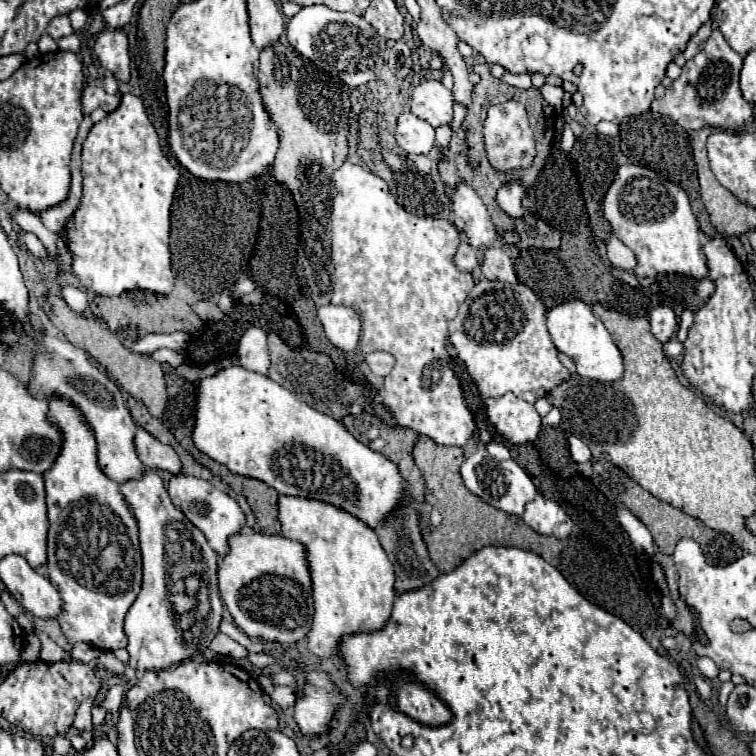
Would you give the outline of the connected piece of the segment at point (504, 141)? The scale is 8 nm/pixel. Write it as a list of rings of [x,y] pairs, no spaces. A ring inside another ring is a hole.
[[[509,100],[505,104],[497,104],[491,106],[487,112],[487,120],[485,120],[485,150],[487,150],[487,158],[491,162],[493,168],[505,172],[505,170],[519,170],[519,168],[527,168],[533,158],[535,158],[535,140],[533,140],[533,130],[529,126],[527,120],[527,112],[523,108],[523,104]]]

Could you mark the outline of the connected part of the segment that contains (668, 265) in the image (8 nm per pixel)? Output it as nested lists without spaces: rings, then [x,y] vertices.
[[[637,164],[619,166],[617,178],[605,192],[603,216],[609,220],[613,234],[637,254],[635,274],[639,278],[655,278],[655,274],[673,272],[693,278],[707,276],[709,268],[701,248],[699,222],[691,210],[689,196],[681,186]]]

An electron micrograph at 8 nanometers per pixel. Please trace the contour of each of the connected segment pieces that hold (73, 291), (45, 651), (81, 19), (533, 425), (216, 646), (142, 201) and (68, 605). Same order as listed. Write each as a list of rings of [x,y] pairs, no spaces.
[[[63,286],[61,288],[61,296],[63,300],[67,302],[67,306],[77,312],[77,314],[83,314],[85,308],[89,306],[89,300],[87,300],[87,294],[79,288],[71,288],[71,286]]]
[[[39,634],[39,638],[41,638],[41,652],[39,652],[39,658],[43,660],[43,662],[61,662],[61,660],[65,660],[65,650],[61,648],[61,646],[57,646],[49,636],[45,636],[45,634]]]
[[[73,10],[73,12],[69,12],[69,20],[71,20],[73,30],[79,32],[87,22],[87,12],[85,10]]]
[[[507,392],[501,398],[487,398],[487,416],[505,440],[513,444],[533,442],[541,430],[541,416],[535,406]]]
[[[221,632],[211,640],[209,648],[211,648],[215,654],[229,656],[229,658],[233,658],[233,660],[241,660],[241,658],[247,656],[247,650],[245,650],[243,646],[239,646],[237,642],[233,642],[229,636],[225,636],[225,634],[221,634]]]
[[[125,94],[117,110],[93,124],[83,144],[83,198],[67,222],[69,246],[75,252],[73,274],[87,290],[101,296],[137,288],[171,292],[169,224],[177,182],[179,168],[161,150],[141,98]]]
[[[49,398],[49,416],[61,424],[65,432],[65,448],[57,458],[57,464],[43,474],[47,490],[49,510],[49,540],[47,540],[47,572],[51,584],[61,596],[61,612],[57,622],[69,644],[87,642],[99,650],[127,648],[127,636],[123,632],[123,620],[129,606],[135,602],[141,590],[141,552],[137,538],[137,524],[119,492],[119,484],[109,480],[97,466],[97,444],[93,432],[81,420],[77,408],[61,398]]]

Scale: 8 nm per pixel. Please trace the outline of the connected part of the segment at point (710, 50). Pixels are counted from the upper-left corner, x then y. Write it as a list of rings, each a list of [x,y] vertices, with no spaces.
[[[713,30],[705,48],[683,66],[681,76],[667,88],[665,96],[651,104],[651,110],[669,116],[685,130],[699,130],[705,126],[739,130],[745,122],[753,120],[753,106],[743,98],[739,90],[739,72],[743,56],[729,48],[719,30]]]

